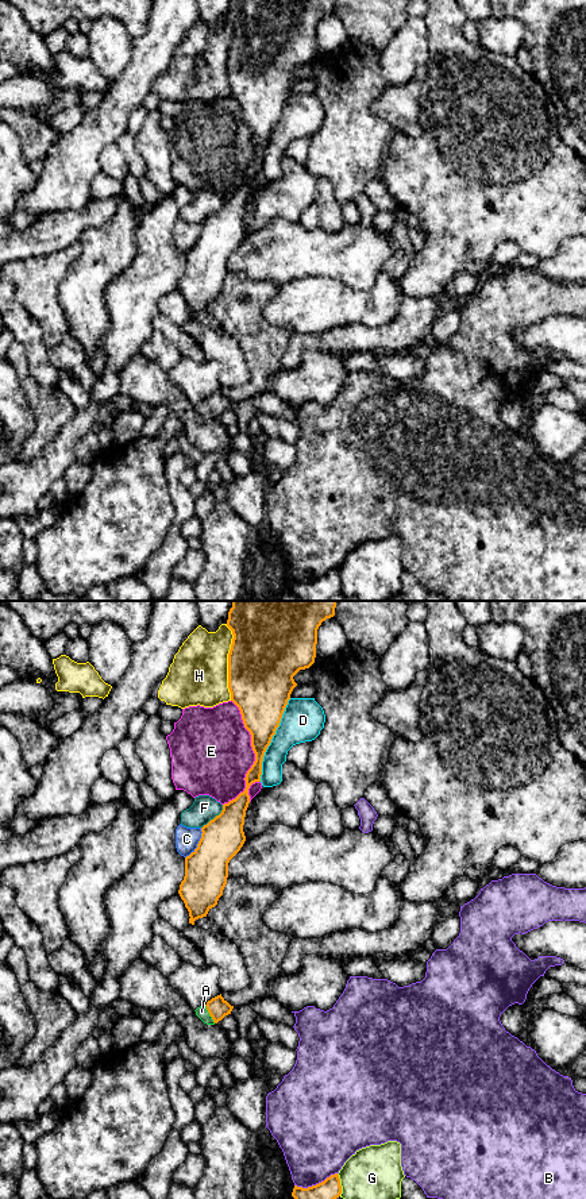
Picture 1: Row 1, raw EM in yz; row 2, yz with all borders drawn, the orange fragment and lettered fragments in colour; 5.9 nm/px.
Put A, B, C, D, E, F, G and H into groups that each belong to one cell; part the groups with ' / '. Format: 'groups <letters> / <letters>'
groups A / B / C / D / E / F / G / H

